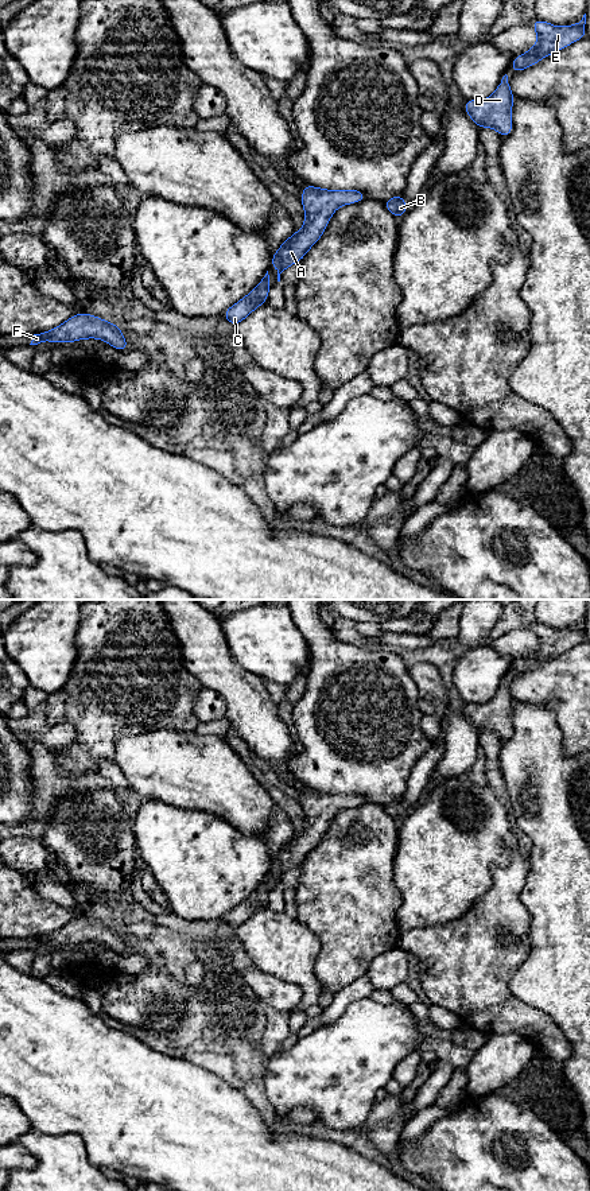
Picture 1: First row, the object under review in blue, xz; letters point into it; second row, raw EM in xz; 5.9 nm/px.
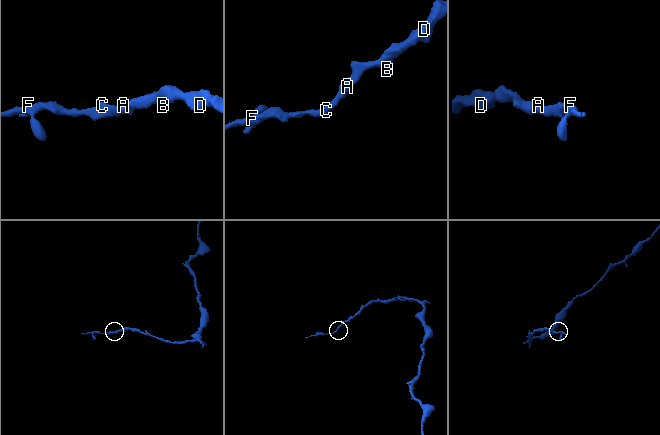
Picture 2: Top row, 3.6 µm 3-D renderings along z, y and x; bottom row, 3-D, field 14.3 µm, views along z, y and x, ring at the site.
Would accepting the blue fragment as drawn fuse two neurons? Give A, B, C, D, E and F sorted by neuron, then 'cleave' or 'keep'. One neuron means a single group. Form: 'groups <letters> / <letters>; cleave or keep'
groups A B C D E F; keep

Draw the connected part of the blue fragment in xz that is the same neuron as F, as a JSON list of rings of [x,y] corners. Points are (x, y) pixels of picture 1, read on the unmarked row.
[[[84,915],[73,919],[70,923],[46,936],[34,938],[30,948],[38,948],[43,944],[74,946],[85,942],[98,942],[106,944],[117,954],[127,954],[129,947],[123,942],[121,932],[100,920],[85,918]]]

